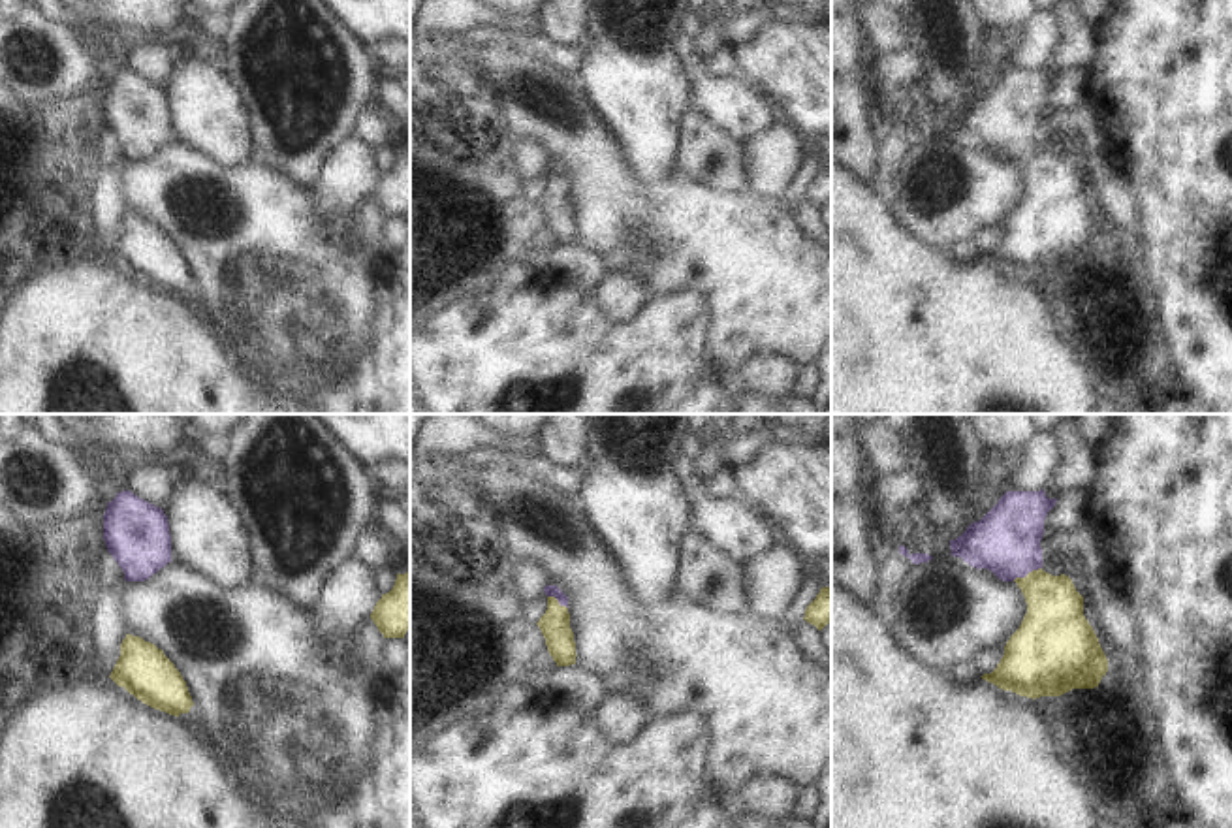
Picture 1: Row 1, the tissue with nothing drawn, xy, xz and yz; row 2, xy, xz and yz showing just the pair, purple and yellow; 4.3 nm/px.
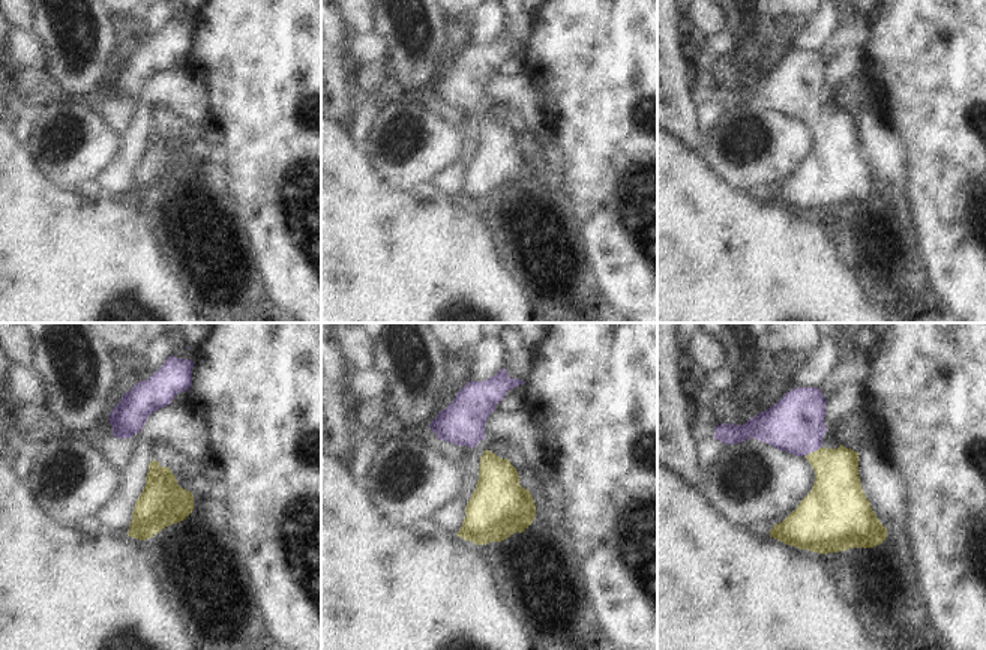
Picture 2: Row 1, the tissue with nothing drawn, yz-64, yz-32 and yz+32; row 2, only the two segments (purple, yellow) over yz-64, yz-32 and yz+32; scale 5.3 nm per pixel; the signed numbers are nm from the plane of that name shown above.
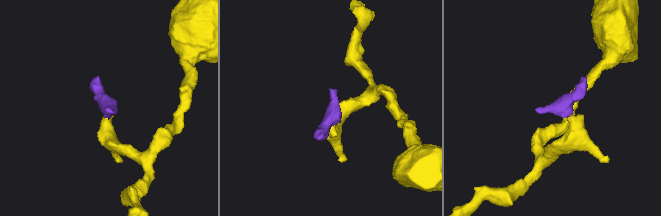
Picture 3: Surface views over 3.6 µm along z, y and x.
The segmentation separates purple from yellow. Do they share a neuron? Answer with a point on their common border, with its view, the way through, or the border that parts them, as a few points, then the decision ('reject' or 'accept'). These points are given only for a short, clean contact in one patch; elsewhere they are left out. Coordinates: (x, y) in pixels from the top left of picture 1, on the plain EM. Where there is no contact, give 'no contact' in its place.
meets purple in yz at (1026, 153); runs through yz (1007, 119), (1024, 143), (1026, 153), (1052, 179), (1054, 204); accept

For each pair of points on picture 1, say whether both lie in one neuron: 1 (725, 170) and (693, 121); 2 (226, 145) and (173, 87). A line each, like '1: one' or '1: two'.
1: one
2: one

